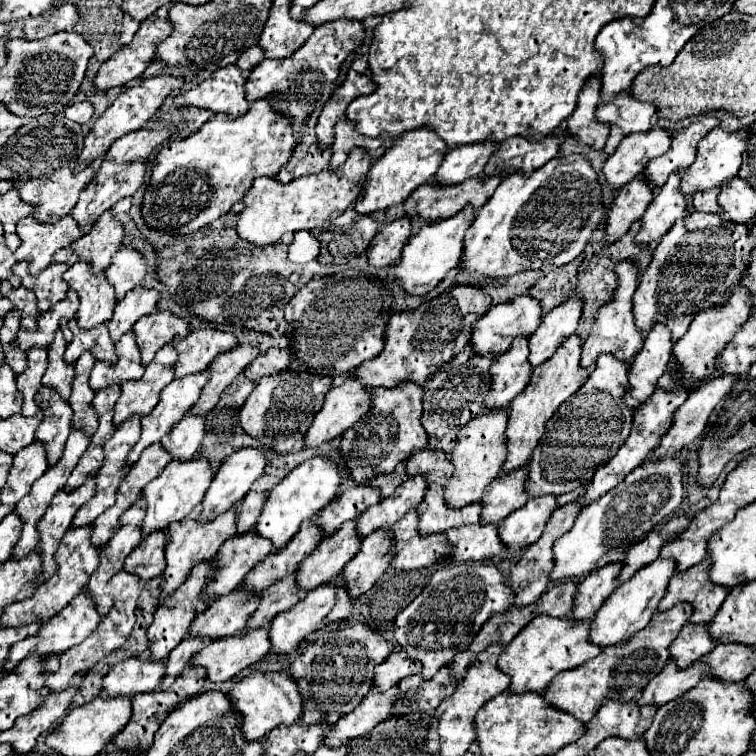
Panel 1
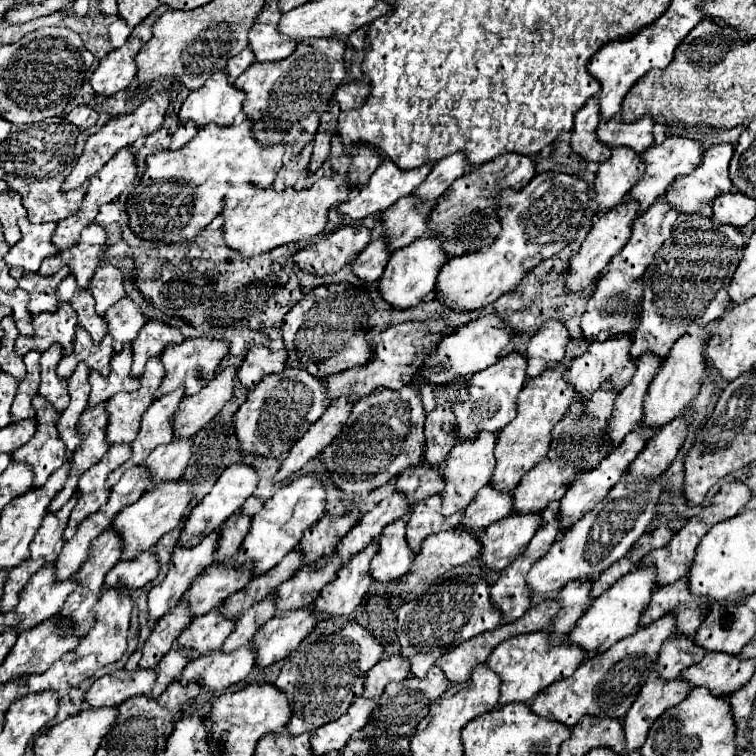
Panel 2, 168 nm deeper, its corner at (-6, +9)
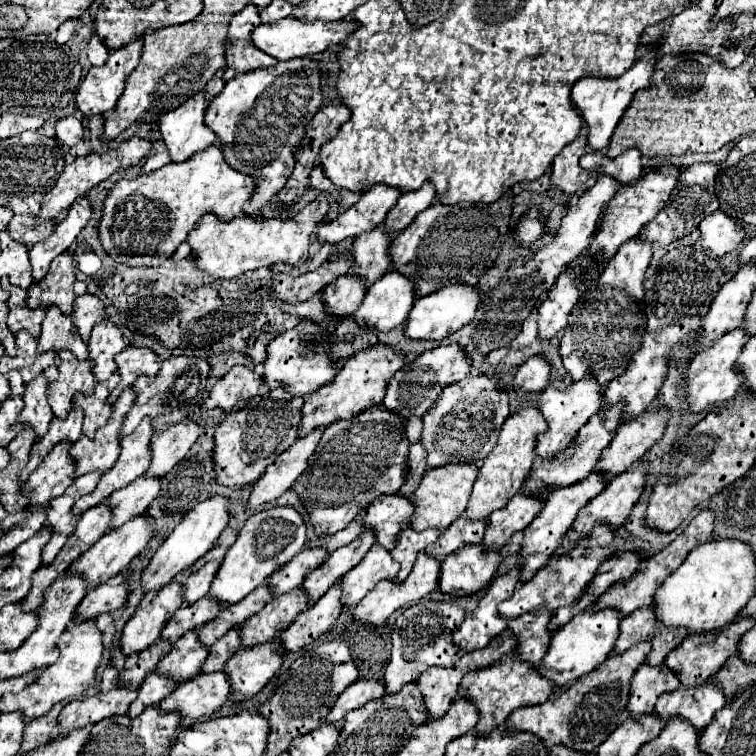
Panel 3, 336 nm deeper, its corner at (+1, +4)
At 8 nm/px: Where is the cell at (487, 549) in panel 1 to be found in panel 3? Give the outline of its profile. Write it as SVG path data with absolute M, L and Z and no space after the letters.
M424 551L418 553L418 559L414 563L412 573L406 577L406 581L402 583L392 583L392 581L380 581L354 609L352 609L352 617L364 625L372 625L372 627L382 627L386 625L388 617L398 611L404 609L404 605L412 605L418 603L422 597L426 597L428 593L436 591L438 585L438 571L440 571L440 559L428 557Z

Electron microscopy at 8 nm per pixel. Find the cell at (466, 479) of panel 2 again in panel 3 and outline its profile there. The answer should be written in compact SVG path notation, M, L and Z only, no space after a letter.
M446 465L438 469L428 469L426 475L422 477L420 487L410 495L412 503L416 505L410 517L410 527L424 531L428 527L446 529L448 525L452 525L452 521L456 521L466 509L476 475L478 475L476 465Z

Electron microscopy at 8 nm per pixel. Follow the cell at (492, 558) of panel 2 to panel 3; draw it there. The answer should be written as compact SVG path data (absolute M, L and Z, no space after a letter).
M466 545L440 563L438 589L454 597L478 593L490 585L500 561L498 551L484 551L482 545Z

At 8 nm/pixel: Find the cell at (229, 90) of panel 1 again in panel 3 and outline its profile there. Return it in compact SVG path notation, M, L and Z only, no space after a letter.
M204 93L192 95L184 105L166 113L158 121L158 131L174 163L190 159L194 153L214 145L216 135L204 125Z

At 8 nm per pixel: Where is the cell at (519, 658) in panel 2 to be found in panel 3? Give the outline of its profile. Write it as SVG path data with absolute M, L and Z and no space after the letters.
M508 655L492 667L486 667L480 671L470 671L468 675L464 675L458 697L472 701L480 713L474 733L488 735L492 729L502 725L514 709L528 707L528 705L540 705L540 703L548 701L552 691L554 691L554 683L548 681L546 677L542 677L538 673L538 669L534 669L532 665L524 665L524 661L520 661L516 655Z

